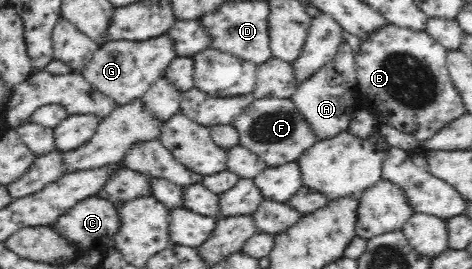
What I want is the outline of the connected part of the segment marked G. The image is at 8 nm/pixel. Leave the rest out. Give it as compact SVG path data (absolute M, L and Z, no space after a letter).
M168 34L141 42L109 41L99 46L80 73L94 90L110 98L118 107L140 100L150 86L163 76L175 57L174 44Z

